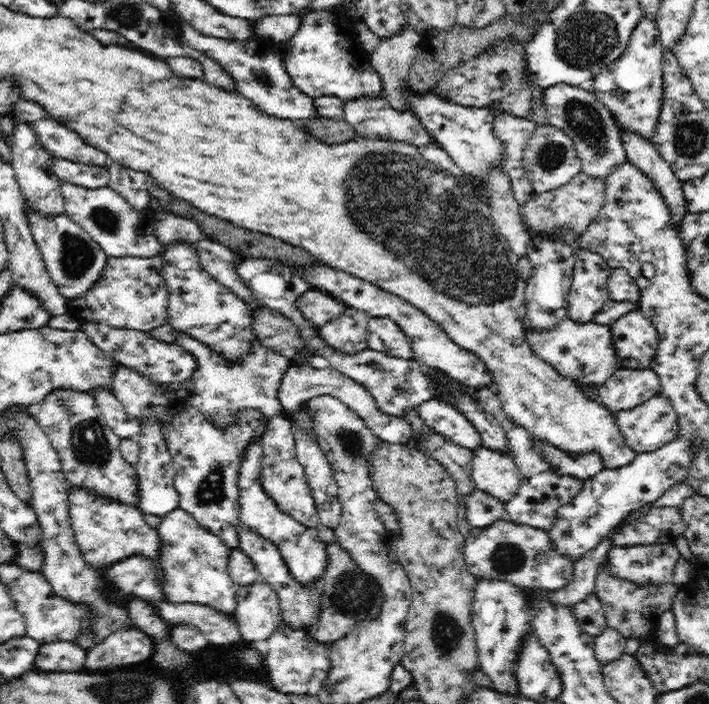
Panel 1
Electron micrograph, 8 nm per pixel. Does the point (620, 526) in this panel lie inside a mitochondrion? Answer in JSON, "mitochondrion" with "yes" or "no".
{"mitochondrion":"no"}

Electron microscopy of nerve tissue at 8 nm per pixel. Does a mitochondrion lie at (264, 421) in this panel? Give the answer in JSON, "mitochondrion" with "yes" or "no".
{"mitochondrion":"no"}

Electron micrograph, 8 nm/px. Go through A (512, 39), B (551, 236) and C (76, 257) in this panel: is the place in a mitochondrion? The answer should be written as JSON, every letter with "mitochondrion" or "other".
{"A":"other","B":"other","C":"mitochondrion"}

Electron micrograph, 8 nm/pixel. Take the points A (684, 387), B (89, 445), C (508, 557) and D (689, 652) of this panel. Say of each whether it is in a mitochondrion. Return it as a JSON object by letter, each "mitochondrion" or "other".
{"A":"other","B":"mitochondrion","C":"mitochondrion","D":"other"}

